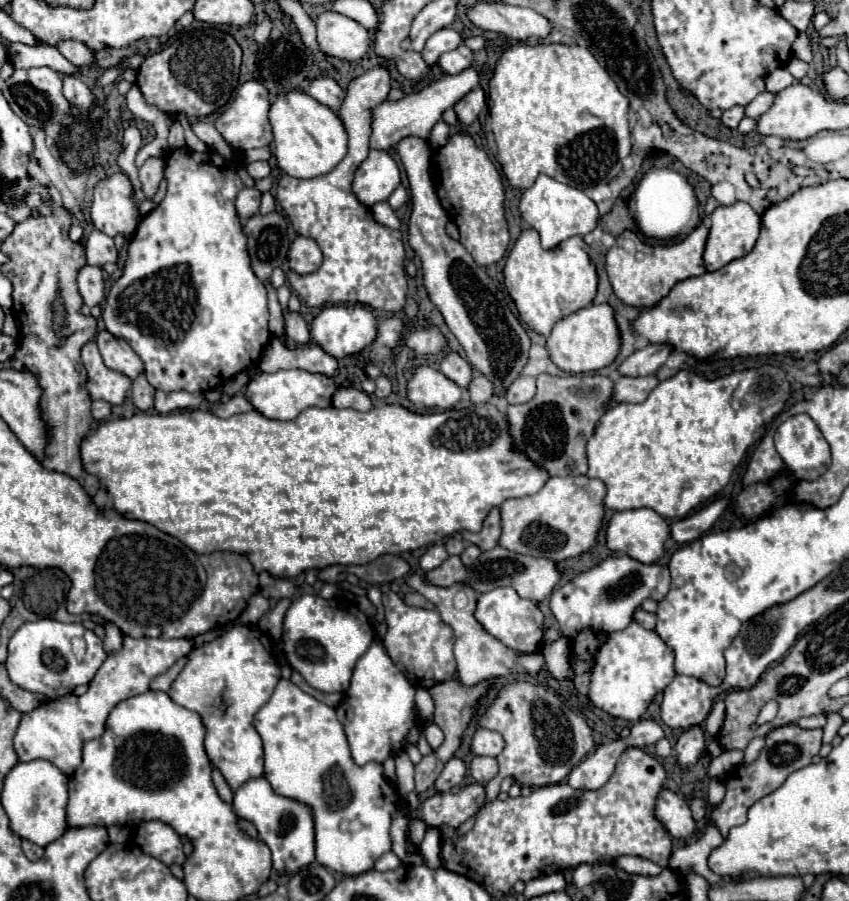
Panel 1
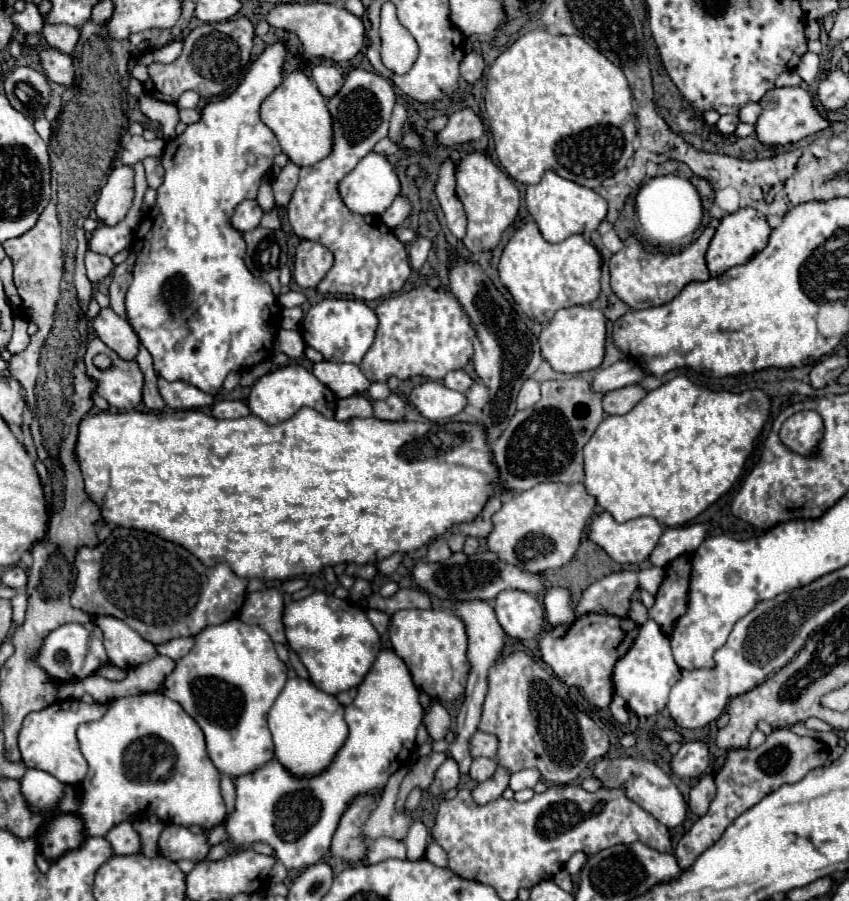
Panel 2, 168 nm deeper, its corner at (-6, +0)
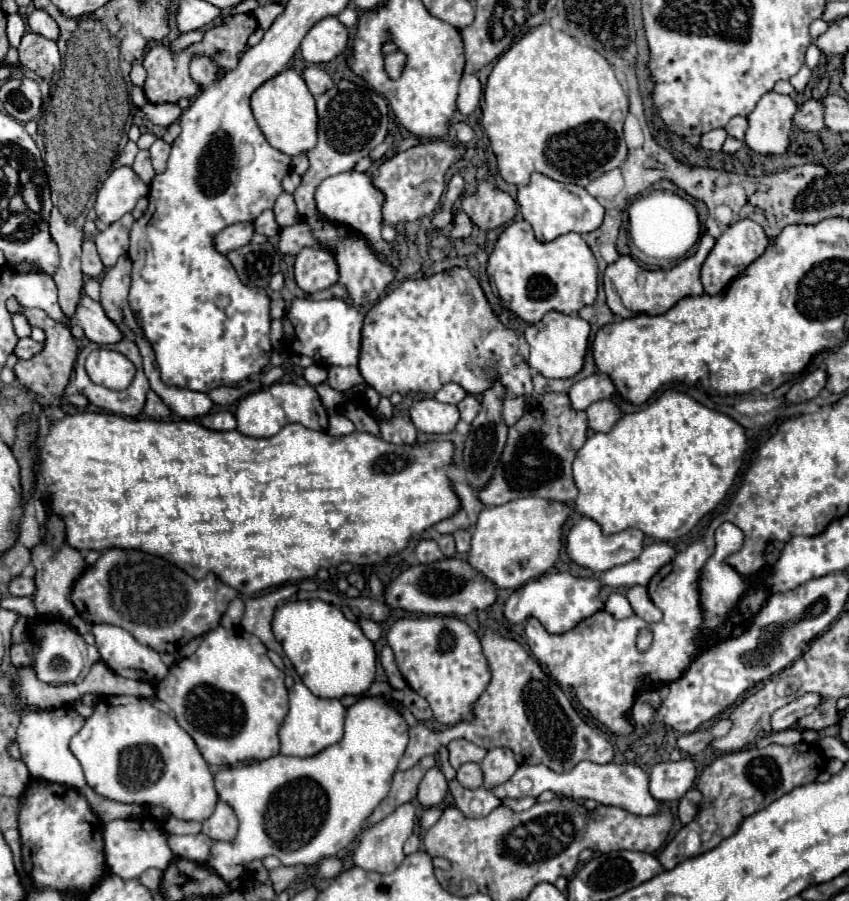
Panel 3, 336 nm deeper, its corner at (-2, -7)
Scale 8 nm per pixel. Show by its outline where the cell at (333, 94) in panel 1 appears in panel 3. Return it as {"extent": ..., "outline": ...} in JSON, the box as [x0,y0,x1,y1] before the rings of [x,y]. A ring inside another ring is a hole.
{"extent":[302,67,334,97],"outline":[[[306,67],[304,73],[302,73],[302,77],[304,77],[304,81],[306,81],[306,85],[308,85],[308,89],[310,89],[310,93],[314,97],[322,95],[324,91],[328,91],[328,89],[334,87],[330,75],[326,71],[318,69],[318,67]]]}

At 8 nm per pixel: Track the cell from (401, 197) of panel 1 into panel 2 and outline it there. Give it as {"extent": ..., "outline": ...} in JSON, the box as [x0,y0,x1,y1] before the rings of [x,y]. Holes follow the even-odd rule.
{"extent":[382,194,412,228],"outline":[[[400,194],[400,196],[392,202],[392,206],[382,214],[382,220],[384,220],[384,224],[386,224],[388,228],[396,228],[398,224],[402,224],[402,222],[408,218],[410,210],[412,210],[410,198]]]}

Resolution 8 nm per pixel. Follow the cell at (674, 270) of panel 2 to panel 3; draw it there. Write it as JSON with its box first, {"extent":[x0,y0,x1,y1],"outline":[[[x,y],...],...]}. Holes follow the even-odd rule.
{"extent":[604,235,716,319],"outline":[[[702,235],[696,253],[690,255],[688,259],[684,259],[680,265],[676,265],[670,271],[648,271],[648,269],[642,269],[628,255],[620,257],[616,263],[608,265],[604,271],[604,291],[606,291],[606,301],[608,301],[610,311],[622,319],[636,317],[640,313],[662,315],[670,307],[674,307],[680,299],[702,295],[704,291],[702,291],[702,283],[700,283],[700,269],[702,269],[702,263],[706,261],[708,253],[712,251],[714,243],[716,243],[714,237]]]}

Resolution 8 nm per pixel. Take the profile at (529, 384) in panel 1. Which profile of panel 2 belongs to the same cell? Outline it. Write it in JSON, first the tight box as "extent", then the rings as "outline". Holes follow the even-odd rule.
{"extent":[518,378,540,410],"outline":[[[528,378],[524,384],[522,384],[522,390],[518,394],[518,410],[524,410],[524,408],[530,408],[532,404],[536,404],[540,400],[540,384],[532,378]]]}

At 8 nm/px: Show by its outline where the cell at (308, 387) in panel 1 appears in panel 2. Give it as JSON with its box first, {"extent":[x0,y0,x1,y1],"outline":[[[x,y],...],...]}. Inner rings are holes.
{"extent":[248,366,336,424],"outline":[[[282,366],[274,372],[262,376],[250,390],[248,406],[252,414],[262,418],[266,424],[280,424],[288,418],[292,418],[300,408],[308,406],[324,414],[326,418],[334,418],[334,406],[336,406],[336,394],[320,384],[312,372],[308,372],[304,366]]]}

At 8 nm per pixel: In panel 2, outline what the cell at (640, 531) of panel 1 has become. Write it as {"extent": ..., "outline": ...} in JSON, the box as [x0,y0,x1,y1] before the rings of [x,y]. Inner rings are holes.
{"extent":[590,512,662,564],"outline":[[[602,512],[600,516],[596,516],[592,520],[592,526],[590,526],[590,540],[598,546],[602,546],[610,558],[614,558],[616,562],[620,564],[642,564],[648,560],[648,556],[652,554],[652,548],[656,548],[660,536],[662,536],[662,526],[656,518],[652,516],[644,516],[644,518],[634,518],[634,520],[628,520],[628,522],[616,522],[612,514],[608,512]]]}

